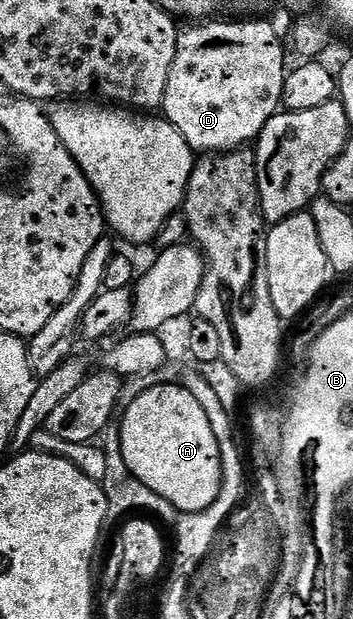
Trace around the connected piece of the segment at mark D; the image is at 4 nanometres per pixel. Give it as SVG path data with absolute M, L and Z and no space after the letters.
M210 18L205 22L194 22L189 26L191 28L183 27L178 33L178 45L176 46L176 58L172 62L172 70L168 74L168 86L164 86L164 98L162 99L162 107L160 109L161 115L166 121L168 121L172 126L176 126L176 130L180 130L180 134L184 134L184 142L188 142L188 146L193 148L195 153L198 154L213 154L216 152L233 152L236 148L245 148L247 146L253 145L259 134L264 130L266 123L270 121L273 116L278 115L280 109L282 108L282 95L284 94L284 82L286 81L286 74L288 71L288 63L286 64L286 48L282 45L282 40L278 37L278 32L269 24L266 20L254 20L258 18Z

